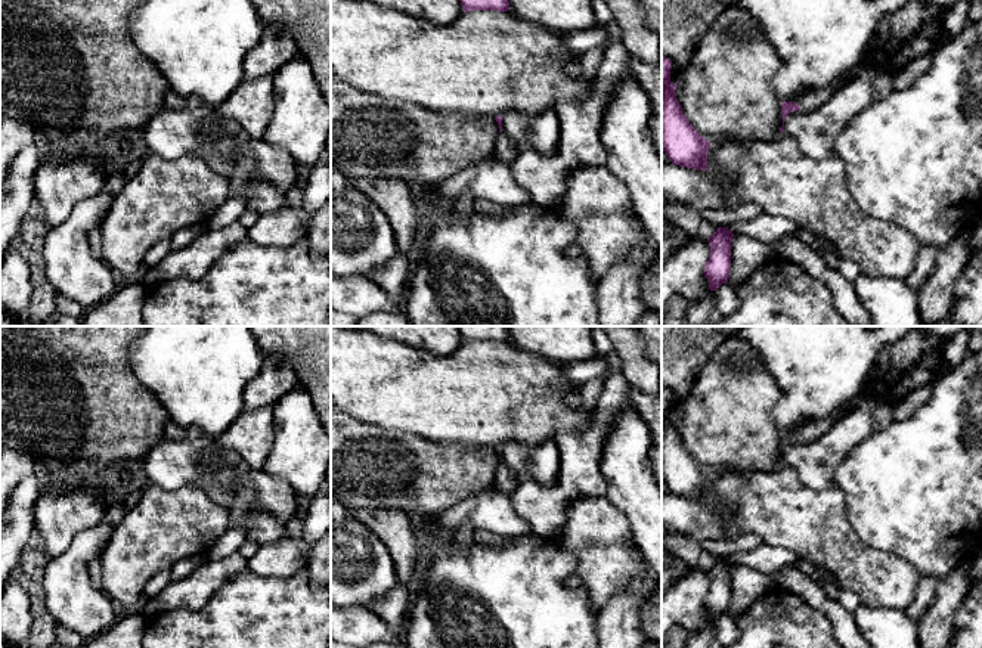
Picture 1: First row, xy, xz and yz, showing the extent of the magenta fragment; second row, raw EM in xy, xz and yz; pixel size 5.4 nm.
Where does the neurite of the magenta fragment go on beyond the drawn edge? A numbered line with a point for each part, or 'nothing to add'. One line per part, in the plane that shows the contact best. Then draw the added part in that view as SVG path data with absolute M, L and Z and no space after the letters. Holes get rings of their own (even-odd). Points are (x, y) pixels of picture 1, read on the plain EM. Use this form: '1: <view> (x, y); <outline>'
1: yz (814, 430); M855 400L845 401L828 416L802 427L799 431L796 431L796 434L800 437L800 441L808 443L820 438L833 424L846 415L854 403Z

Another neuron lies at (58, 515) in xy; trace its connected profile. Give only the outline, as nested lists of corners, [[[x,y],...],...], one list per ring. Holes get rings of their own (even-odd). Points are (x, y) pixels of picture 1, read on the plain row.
[[[41,490],[34,505],[34,530],[49,559],[63,554],[74,537],[105,518],[103,490]]]

